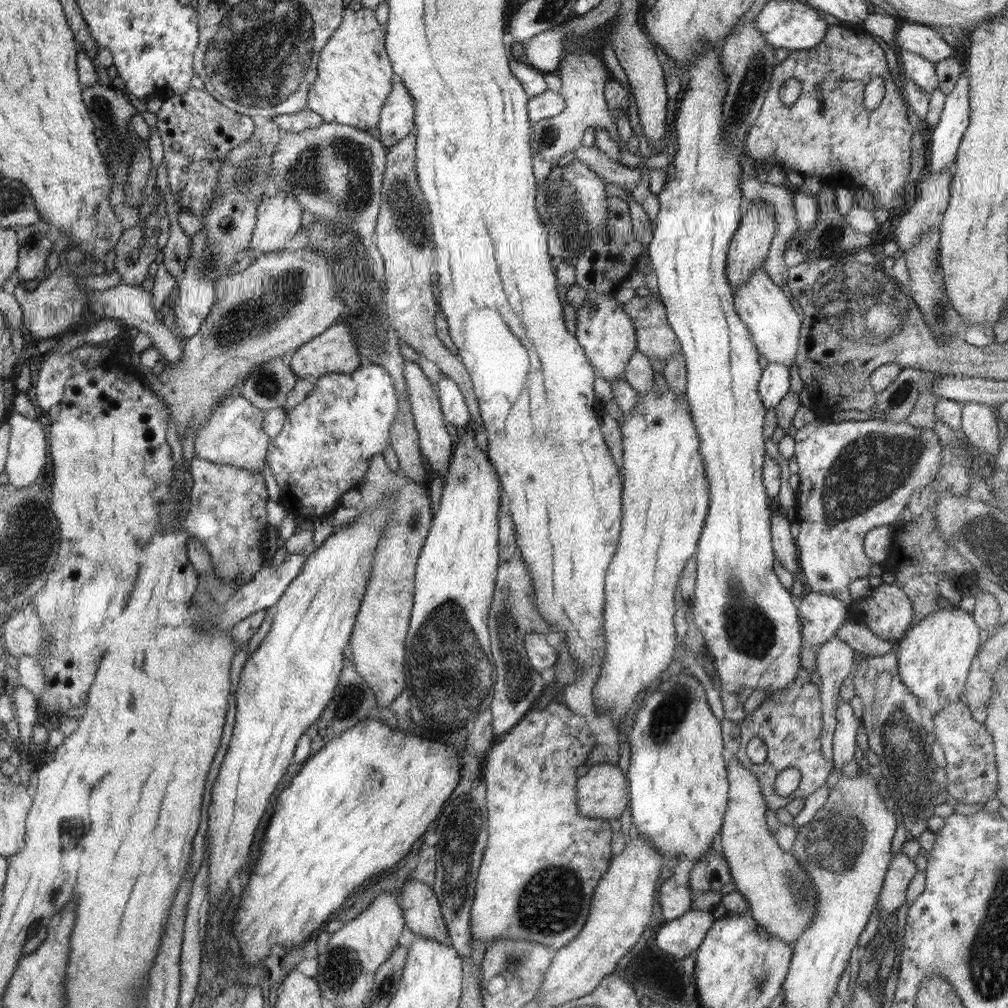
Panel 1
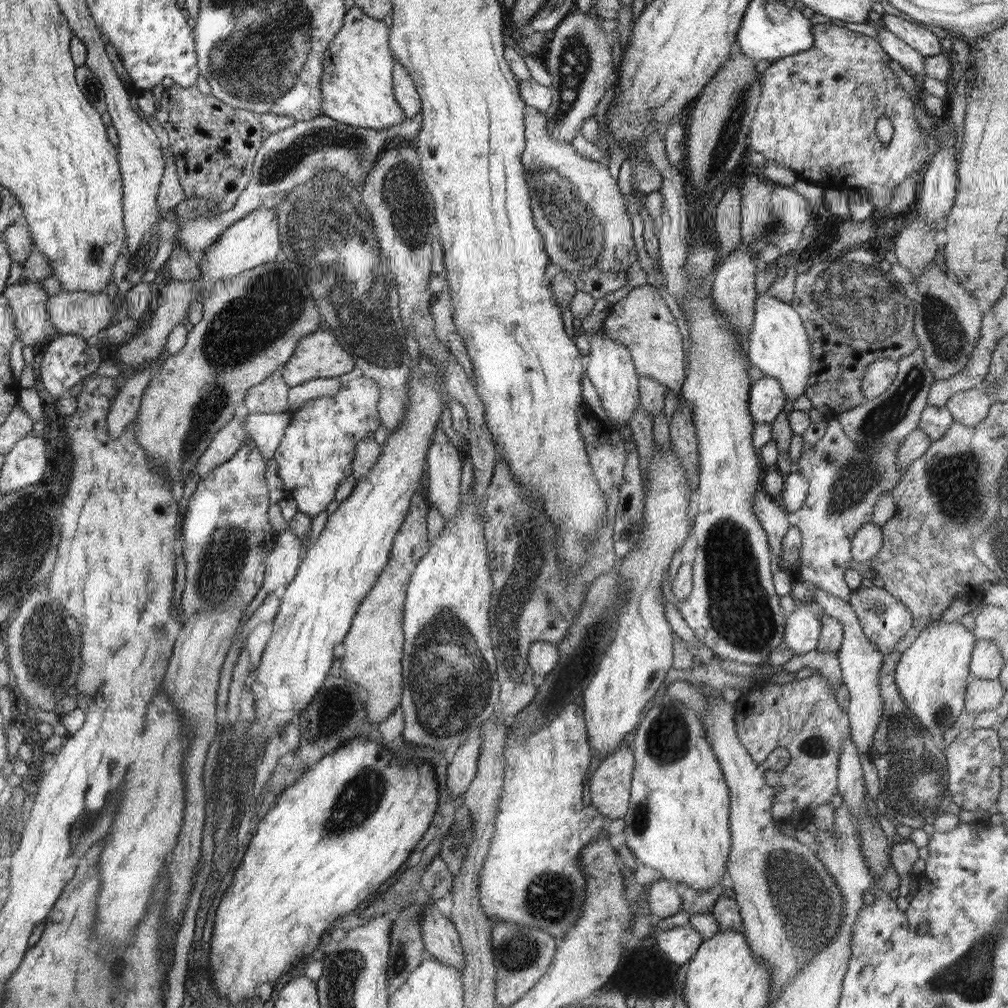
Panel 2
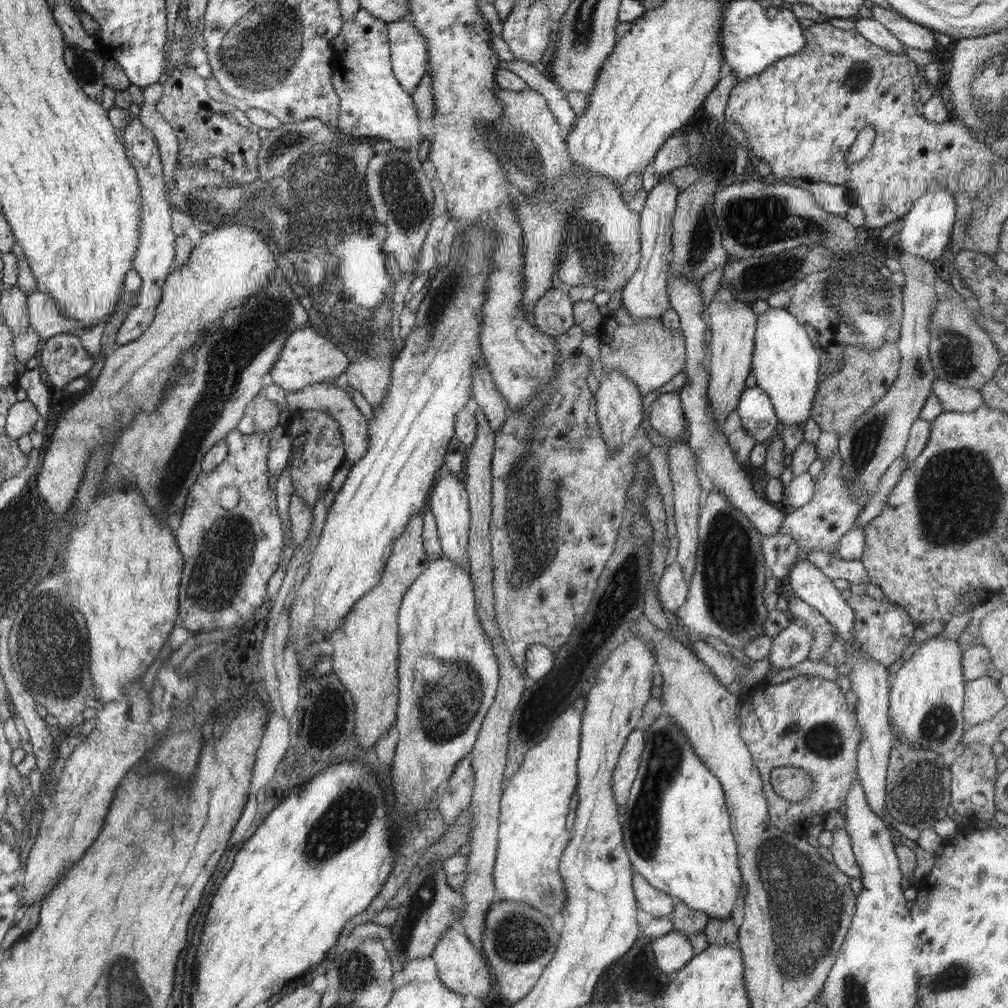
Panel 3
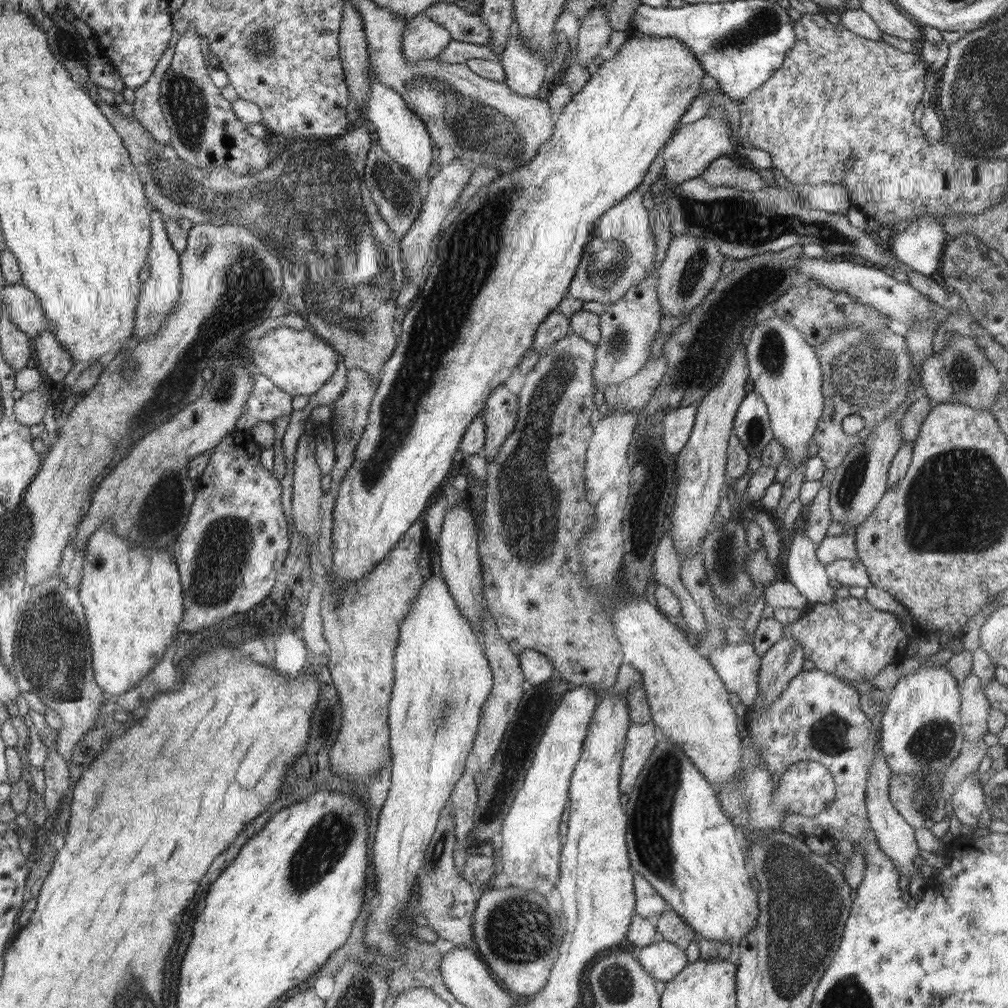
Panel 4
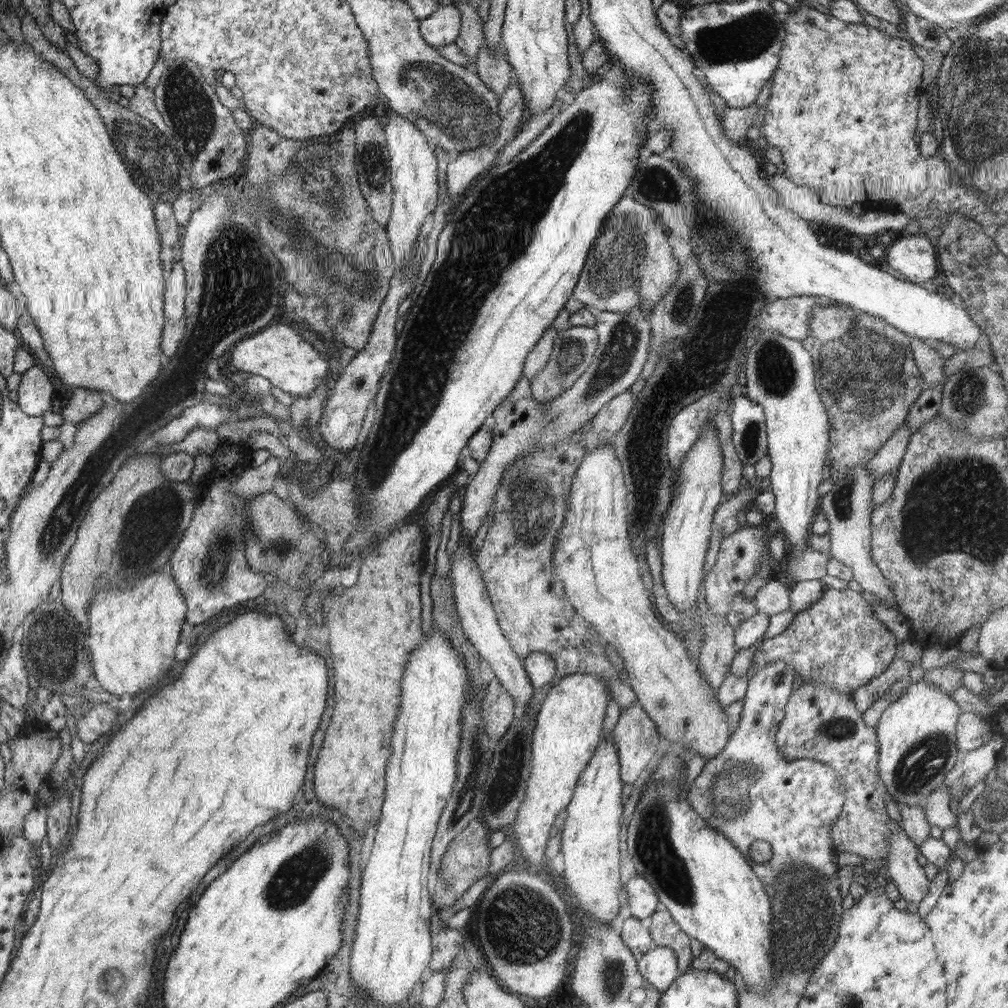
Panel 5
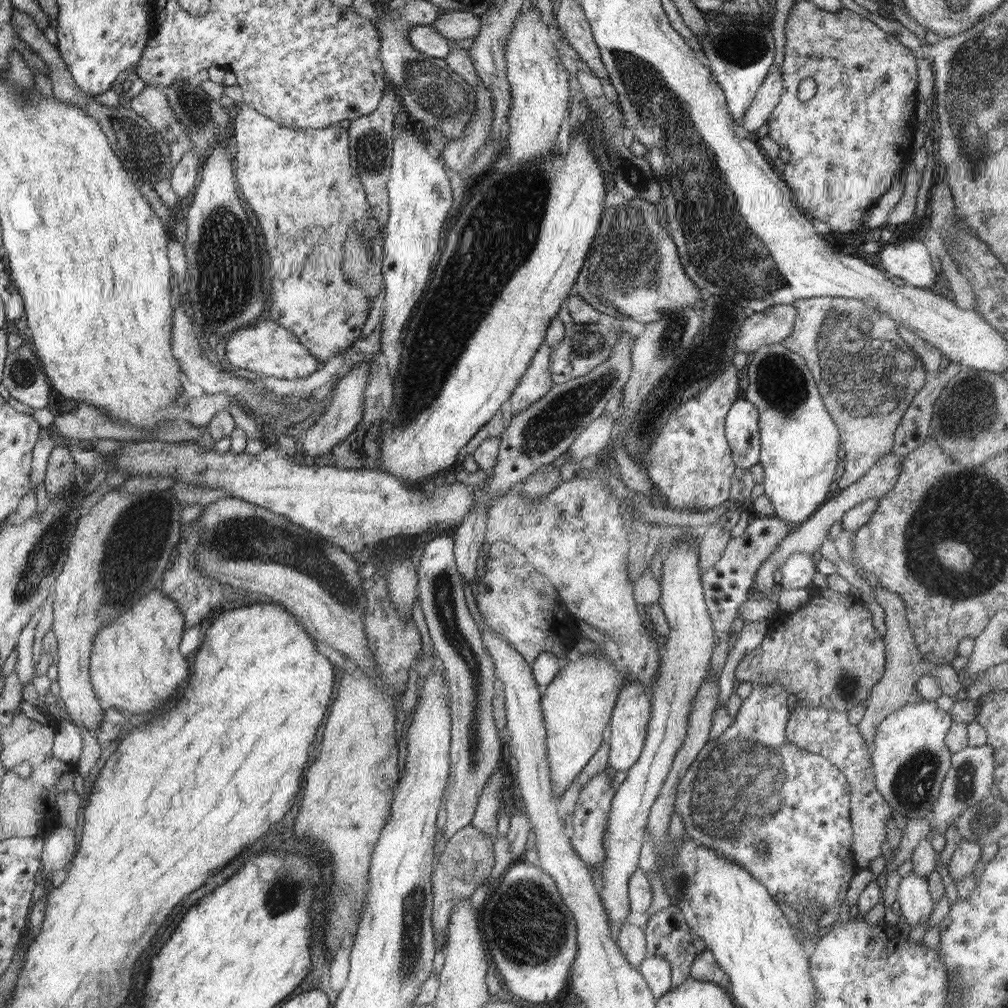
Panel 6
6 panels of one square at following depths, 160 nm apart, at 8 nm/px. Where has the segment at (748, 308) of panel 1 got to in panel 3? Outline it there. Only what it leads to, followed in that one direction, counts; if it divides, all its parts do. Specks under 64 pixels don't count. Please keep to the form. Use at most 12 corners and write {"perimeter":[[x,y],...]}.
{"perimeter":[[786,309],[757,316],[751,371],[785,427],[813,415],[820,357]]}

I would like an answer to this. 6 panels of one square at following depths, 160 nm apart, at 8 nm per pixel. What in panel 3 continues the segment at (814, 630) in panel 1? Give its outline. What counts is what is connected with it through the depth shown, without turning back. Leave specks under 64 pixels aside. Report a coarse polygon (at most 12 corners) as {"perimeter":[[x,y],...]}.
{"perimeter":[[792,620],[772,641],[772,674],[809,658],[813,632]]}

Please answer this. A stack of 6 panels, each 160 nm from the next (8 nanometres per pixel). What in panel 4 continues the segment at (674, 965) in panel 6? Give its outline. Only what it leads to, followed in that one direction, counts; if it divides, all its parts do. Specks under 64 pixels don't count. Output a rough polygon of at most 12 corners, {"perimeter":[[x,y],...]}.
{"perimeter":[[671,908],[657,916],[659,939],[684,951],[699,937]]}

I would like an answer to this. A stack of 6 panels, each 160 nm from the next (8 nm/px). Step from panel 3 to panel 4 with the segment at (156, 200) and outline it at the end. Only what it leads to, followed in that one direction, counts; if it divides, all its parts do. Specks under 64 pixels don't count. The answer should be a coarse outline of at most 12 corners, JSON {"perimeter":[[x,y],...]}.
{"perimeter":[[148,204],[150,275],[141,290],[135,340],[150,338],[180,295],[180,253],[166,216]]}

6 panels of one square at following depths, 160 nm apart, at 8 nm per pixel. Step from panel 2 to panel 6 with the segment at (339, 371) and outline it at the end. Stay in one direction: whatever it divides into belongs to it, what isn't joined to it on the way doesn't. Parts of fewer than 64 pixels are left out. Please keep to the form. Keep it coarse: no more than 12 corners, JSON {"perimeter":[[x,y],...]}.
{"perimeter":[[260,320],[223,341],[236,369],[296,380],[322,366],[297,335]]}

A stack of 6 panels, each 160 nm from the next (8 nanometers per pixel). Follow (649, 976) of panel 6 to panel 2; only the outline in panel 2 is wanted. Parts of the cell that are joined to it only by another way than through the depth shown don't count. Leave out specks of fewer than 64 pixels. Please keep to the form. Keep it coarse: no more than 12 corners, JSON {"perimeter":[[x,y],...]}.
{"perimeter":[[688,922],[657,930],[674,964],[691,960],[704,940]]}

